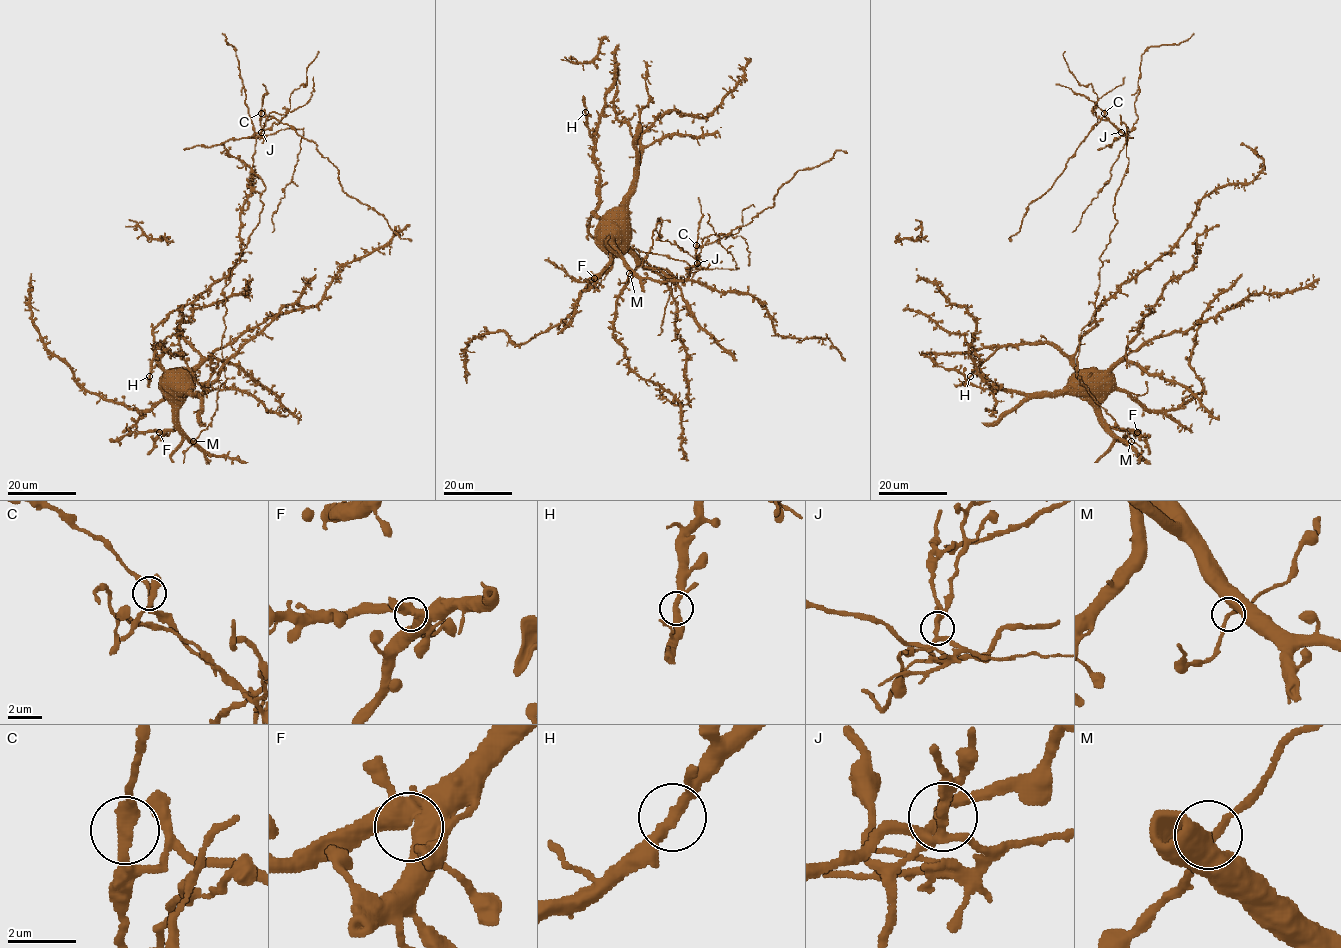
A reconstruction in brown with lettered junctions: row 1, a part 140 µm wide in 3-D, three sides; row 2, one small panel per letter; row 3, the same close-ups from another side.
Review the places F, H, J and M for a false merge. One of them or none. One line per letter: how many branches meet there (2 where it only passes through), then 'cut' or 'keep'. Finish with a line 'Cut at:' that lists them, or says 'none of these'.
F: 3 | keep
H: 2 | keep
J: 3 | cut
M: 3 | keep
Cut at: J

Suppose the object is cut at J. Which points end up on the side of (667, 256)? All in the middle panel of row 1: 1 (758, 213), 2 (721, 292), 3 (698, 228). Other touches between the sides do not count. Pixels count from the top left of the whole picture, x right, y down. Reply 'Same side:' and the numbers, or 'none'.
Same side: 1, 3

